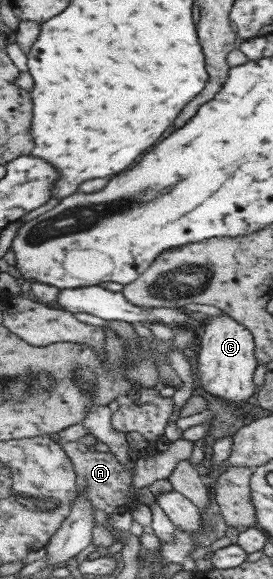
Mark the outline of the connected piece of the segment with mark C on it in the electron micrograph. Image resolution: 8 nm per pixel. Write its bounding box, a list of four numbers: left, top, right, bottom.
[196,313,256,407]

